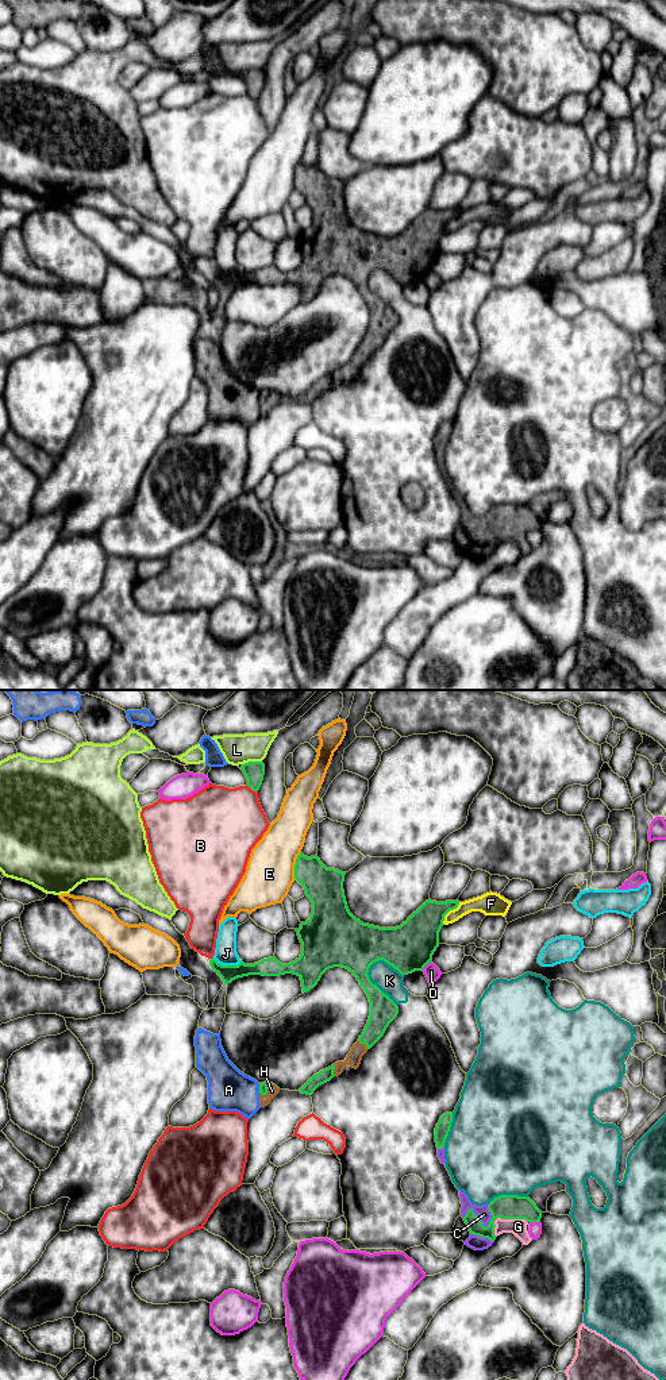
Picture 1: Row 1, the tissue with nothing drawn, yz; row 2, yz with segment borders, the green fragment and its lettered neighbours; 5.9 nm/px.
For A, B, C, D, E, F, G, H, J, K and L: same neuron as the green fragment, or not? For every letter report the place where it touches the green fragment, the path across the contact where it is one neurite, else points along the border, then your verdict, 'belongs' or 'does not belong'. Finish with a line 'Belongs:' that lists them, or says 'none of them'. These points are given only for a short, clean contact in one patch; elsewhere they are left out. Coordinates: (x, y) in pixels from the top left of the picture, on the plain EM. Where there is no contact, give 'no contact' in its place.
A: yz (260, 397) | does not belong
B: yz (253, 99) | does not belong
C: yz (482, 534) | belongs
D: yz (426, 273) | does not belong
E: yz (295, 174) | does not belong
F: yz (449, 219) | does not belong
G: yz (504, 527) | belongs
H: yz (266, 400) | belongs
J: yz (227, 274) | does not belong
K: yz (370, 290) | does not belong
L: yz (251, 70) | does not belong
Belongs: C, G, H

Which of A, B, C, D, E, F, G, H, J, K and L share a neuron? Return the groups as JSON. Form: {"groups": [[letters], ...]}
{"groups": [["A"], ["B"], ["C", "G", "H"], ["D"], ["E"], ["F"], ["J"], ["K"], ["L"]]}

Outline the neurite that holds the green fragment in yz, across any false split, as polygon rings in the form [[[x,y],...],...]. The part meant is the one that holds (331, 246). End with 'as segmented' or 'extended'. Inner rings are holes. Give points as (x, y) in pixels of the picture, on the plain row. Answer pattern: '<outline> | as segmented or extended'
[[[300,161],[297,165],[294,188],[304,196],[305,204],[311,208],[312,223],[305,231],[300,232],[299,238],[296,238],[301,251],[301,263],[294,270],[282,273],[273,265],[254,273],[239,271],[238,274],[222,274],[213,266],[209,269],[211,277],[222,286],[224,293],[249,284],[280,285],[293,282],[301,289],[303,302],[313,297],[322,284],[334,275],[346,277],[357,286],[370,311],[367,332],[344,370],[338,370],[313,383],[300,397],[300,401],[307,404],[312,404],[319,394],[330,390],[334,385],[340,383],[346,374],[357,378],[362,365],[384,344],[389,332],[399,323],[397,313],[370,290],[367,284],[370,274],[378,269],[384,269],[401,284],[423,280],[424,275],[431,271],[432,263],[439,255],[439,240],[444,234],[444,224],[459,213],[459,209],[436,211],[428,208],[400,235],[380,236],[363,232],[357,228],[347,216],[343,198],[344,184],[346,181],[339,178],[327,177],[317,163],[307,166]]] | extended

